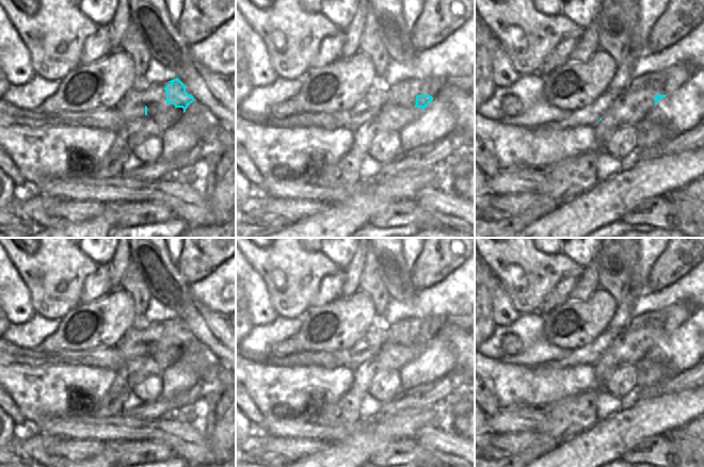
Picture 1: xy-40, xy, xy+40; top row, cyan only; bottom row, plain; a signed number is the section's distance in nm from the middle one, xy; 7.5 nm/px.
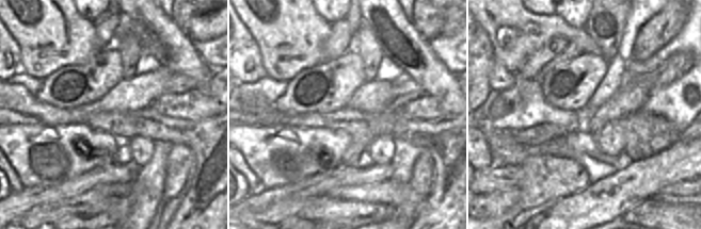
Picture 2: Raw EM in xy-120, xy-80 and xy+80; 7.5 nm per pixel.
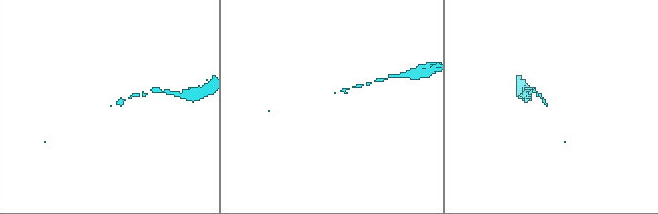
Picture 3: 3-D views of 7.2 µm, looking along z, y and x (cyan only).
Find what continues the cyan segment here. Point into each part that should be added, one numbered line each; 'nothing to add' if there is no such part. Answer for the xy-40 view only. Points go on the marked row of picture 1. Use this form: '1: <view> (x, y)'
1: xy-40 (128, 113)

